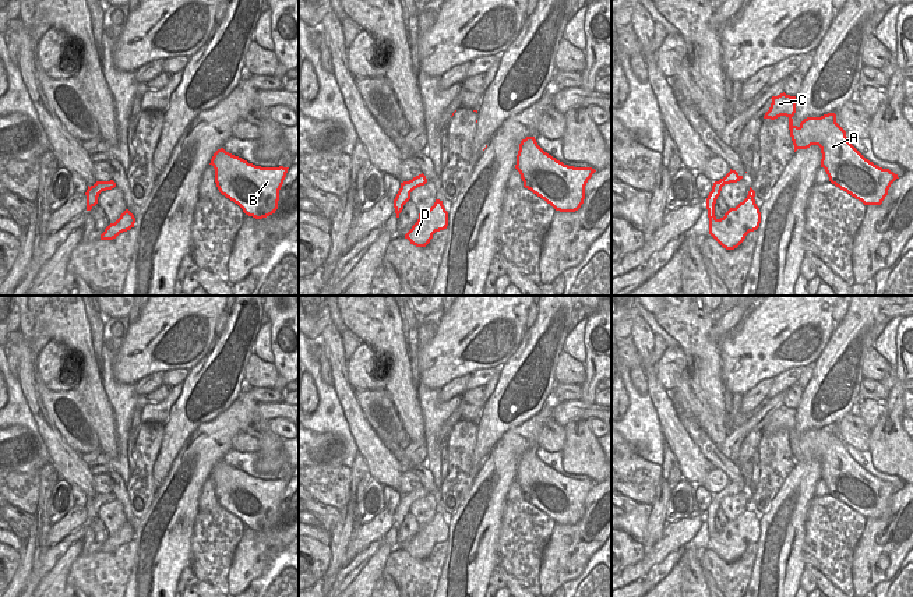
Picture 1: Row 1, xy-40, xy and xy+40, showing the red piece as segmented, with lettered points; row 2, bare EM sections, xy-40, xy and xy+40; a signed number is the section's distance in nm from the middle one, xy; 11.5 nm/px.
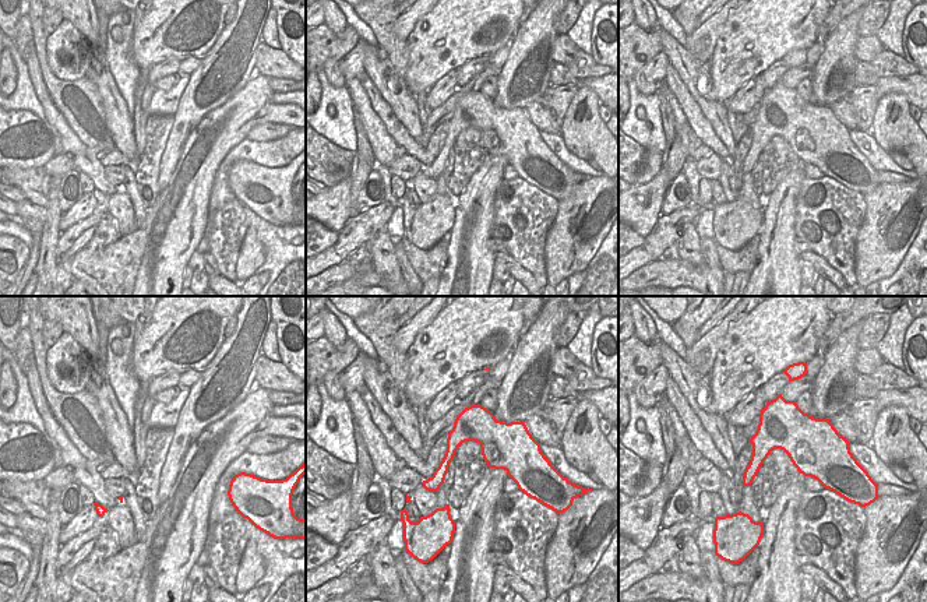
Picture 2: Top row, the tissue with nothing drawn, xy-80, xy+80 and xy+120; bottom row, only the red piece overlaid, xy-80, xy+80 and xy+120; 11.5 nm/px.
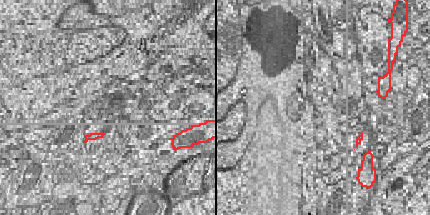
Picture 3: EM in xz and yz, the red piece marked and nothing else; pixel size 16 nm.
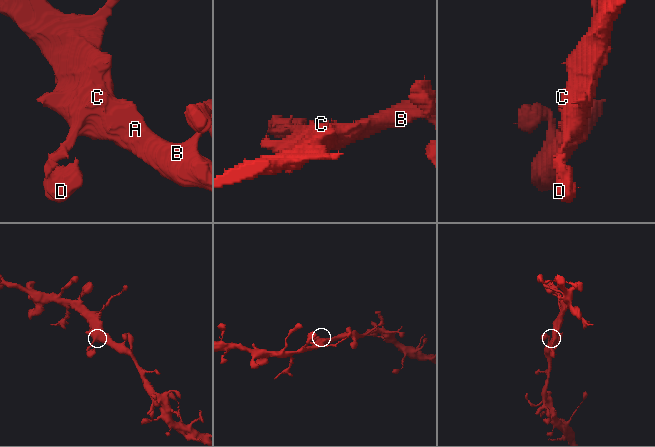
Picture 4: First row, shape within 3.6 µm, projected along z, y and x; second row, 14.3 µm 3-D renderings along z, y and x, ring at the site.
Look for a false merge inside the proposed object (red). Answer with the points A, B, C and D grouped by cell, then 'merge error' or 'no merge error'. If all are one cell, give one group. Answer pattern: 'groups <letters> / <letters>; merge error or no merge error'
groups A B C D; no merge error

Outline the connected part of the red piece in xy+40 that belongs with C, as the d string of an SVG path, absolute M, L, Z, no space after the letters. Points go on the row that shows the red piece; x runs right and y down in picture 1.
M783 92L771 99L771 107L764 119L775 120L780 116L789 119L794 152L818 145L822 153L821 167L825 169L832 184L864 205L882 204L891 184L899 179L898 174L866 159L849 142L846 131L836 123L835 113L807 117L797 127L792 119L796 113L796 96Z

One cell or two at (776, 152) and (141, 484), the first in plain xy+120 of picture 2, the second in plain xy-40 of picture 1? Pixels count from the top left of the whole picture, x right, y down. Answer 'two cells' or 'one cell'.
one cell

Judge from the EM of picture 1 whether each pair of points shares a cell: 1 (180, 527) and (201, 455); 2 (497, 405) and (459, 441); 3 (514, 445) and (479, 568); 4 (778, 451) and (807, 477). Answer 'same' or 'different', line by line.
1: same
2: different
3: same
4: different

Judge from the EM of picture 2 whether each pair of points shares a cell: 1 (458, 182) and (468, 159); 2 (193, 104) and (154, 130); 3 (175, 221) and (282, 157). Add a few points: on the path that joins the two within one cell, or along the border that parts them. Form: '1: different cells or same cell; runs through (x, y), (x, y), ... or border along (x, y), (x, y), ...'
1: same cell; runs through (461, 176), (465, 165)
2: different cells; border along (173, 116), (165, 150)
3: different cells; border along (218, 168), (214, 176), (208, 210)

